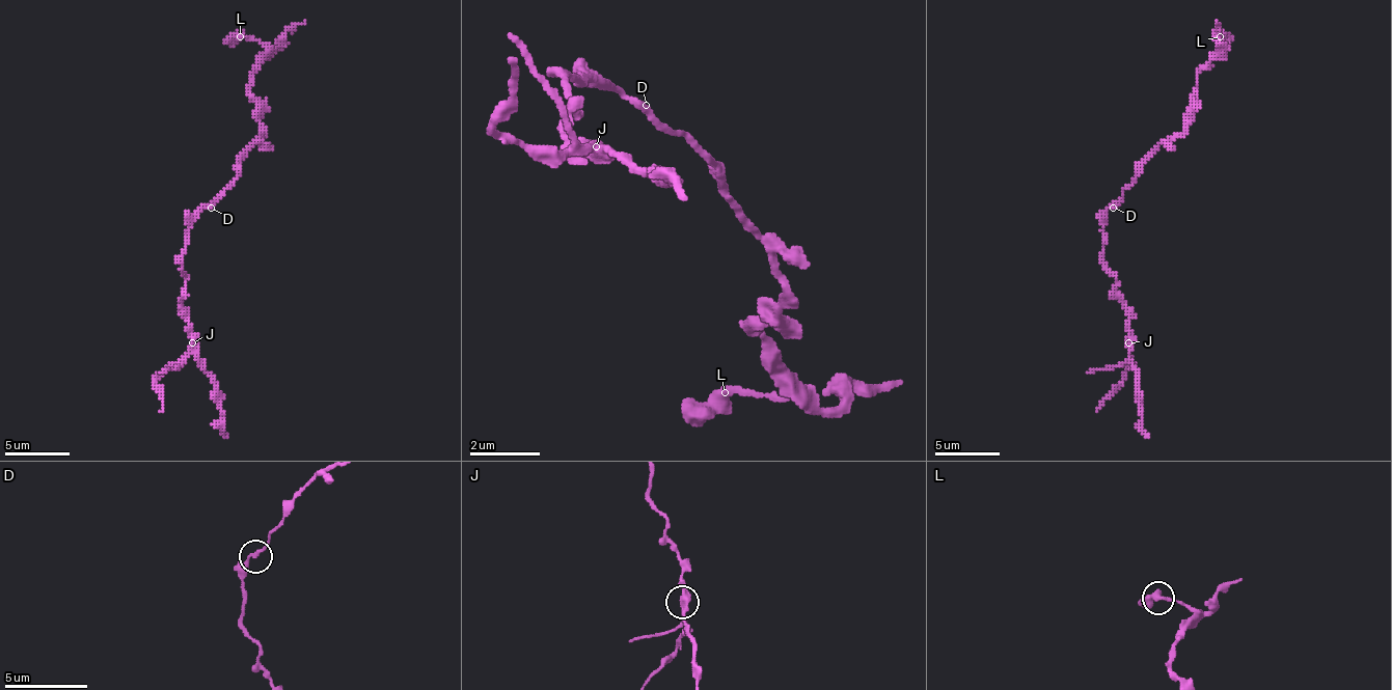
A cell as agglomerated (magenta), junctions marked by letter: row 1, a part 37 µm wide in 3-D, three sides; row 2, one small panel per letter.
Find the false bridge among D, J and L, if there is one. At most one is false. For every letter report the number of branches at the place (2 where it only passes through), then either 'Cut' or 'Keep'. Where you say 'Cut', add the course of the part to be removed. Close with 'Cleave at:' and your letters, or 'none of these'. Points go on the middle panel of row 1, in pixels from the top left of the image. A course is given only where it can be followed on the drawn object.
D: Branches: 2. Keep
J: Branches: 3. Cut. Course of the part to remove: (594, 148), (497, 131), (506, 60)
L: Branches: 2. Keep
Cleave at: J

